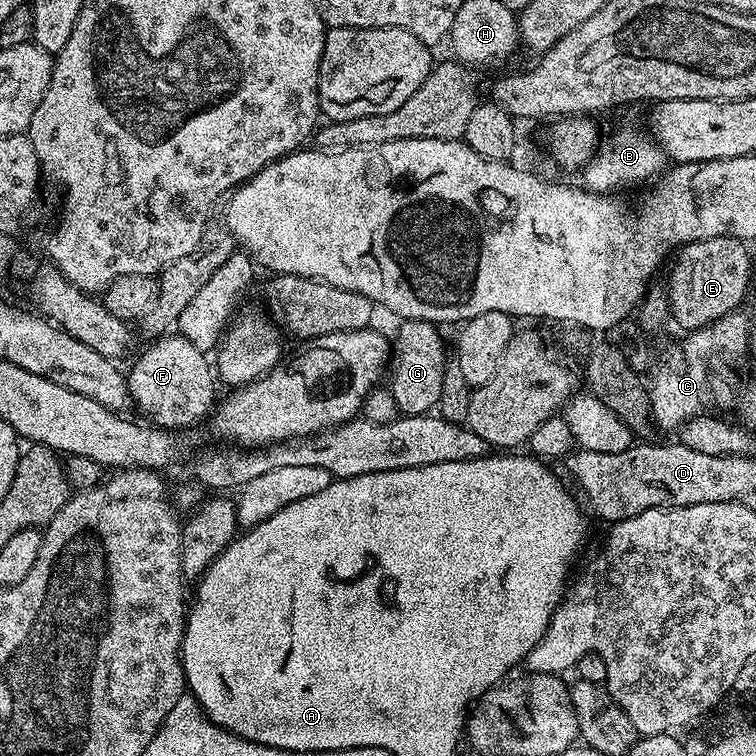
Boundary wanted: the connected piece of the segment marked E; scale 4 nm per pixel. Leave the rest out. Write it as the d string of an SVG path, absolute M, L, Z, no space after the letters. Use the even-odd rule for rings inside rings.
M719 236L683 245L666 287L671 317L689 332L737 311L746 296L752 274L749 248L732 236Z

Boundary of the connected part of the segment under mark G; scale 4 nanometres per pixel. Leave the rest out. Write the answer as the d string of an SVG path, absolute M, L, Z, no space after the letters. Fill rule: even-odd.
M400 320L396 340L390 344L390 389L399 411L406 416L423 416L437 407L443 375L450 361L450 348L440 337L441 329L425 320Z

